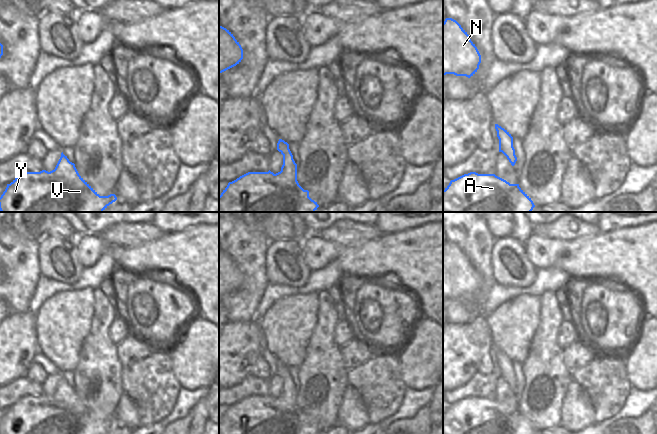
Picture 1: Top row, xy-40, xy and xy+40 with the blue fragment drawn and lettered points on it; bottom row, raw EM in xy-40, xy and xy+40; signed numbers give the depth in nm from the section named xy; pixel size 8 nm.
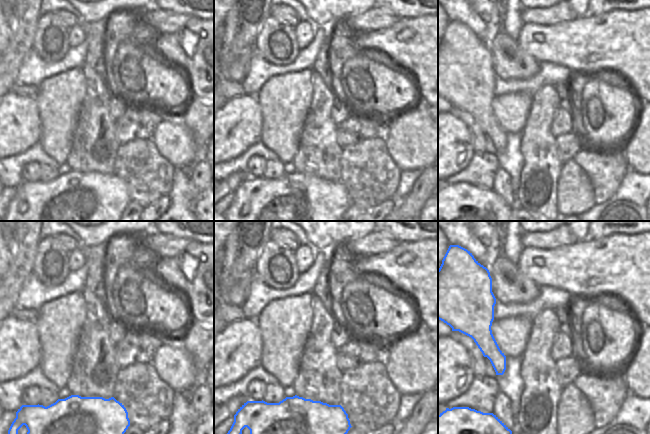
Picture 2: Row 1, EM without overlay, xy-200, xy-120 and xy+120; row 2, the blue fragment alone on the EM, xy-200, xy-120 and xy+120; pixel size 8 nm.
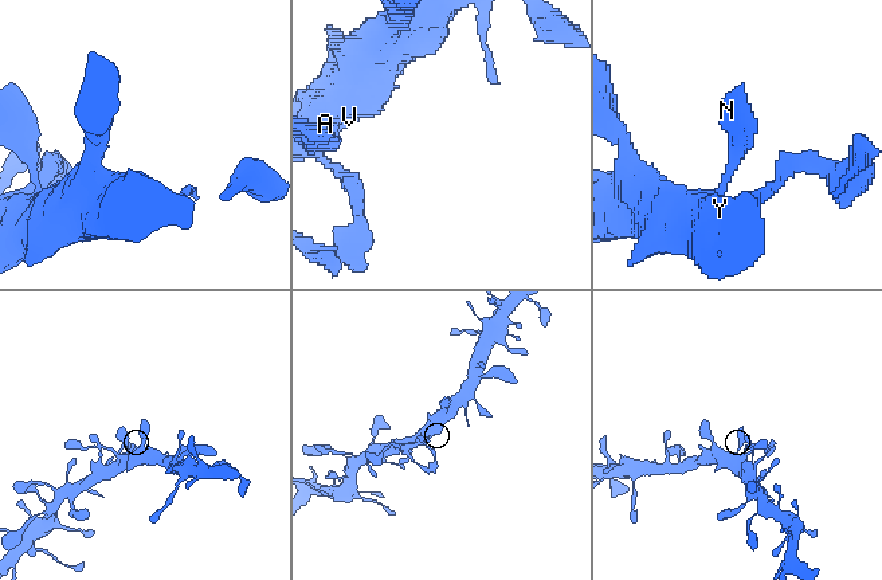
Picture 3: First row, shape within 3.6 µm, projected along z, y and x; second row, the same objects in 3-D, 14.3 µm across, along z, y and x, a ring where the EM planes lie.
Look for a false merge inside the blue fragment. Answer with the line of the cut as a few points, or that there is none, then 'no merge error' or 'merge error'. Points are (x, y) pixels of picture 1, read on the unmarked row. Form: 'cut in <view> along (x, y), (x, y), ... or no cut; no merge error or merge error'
no cut; no merge error

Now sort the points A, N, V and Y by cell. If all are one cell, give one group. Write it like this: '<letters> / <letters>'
A N V Y

